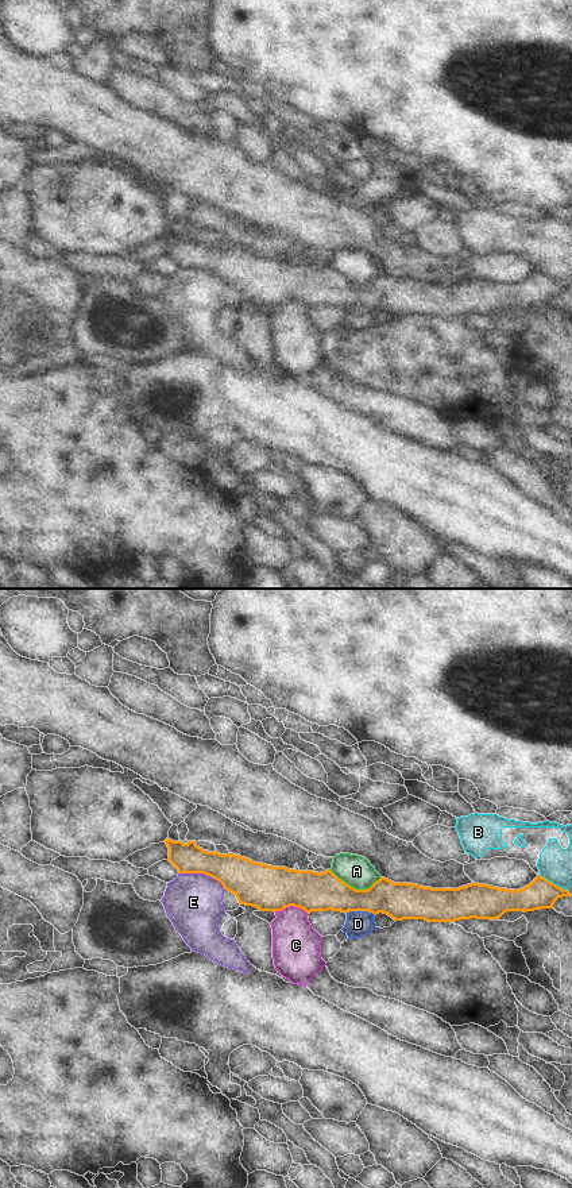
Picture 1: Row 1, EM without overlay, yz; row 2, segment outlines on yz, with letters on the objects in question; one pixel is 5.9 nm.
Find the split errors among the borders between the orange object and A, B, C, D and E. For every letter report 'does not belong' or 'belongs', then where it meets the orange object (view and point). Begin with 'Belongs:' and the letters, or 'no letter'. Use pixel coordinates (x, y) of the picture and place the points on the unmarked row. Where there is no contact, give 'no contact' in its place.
Belongs: no letter
A: does not belong | yz (355, 284)
B: does not belong | yz (553, 278)
C: does not belong | yz (292, 300)
D: does not belong | yz (360, 305)
E: does not belong | yz (203, 267)

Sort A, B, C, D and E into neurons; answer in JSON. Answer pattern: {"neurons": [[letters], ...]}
{"neurons": [["A", "D"], ["B"], ["C"], ["E"]]}

